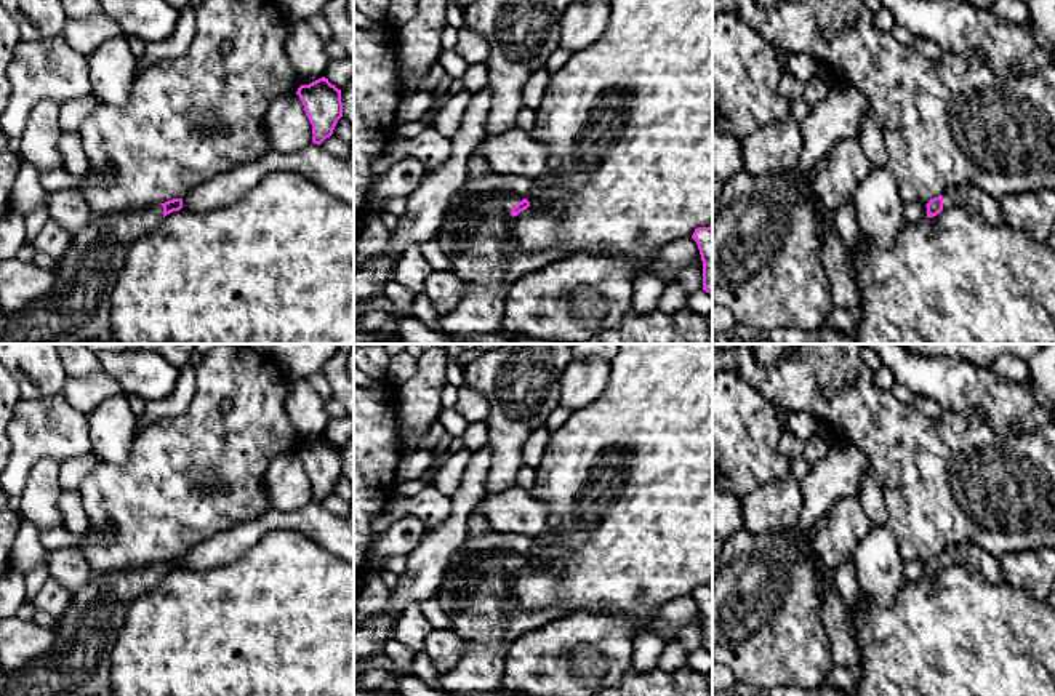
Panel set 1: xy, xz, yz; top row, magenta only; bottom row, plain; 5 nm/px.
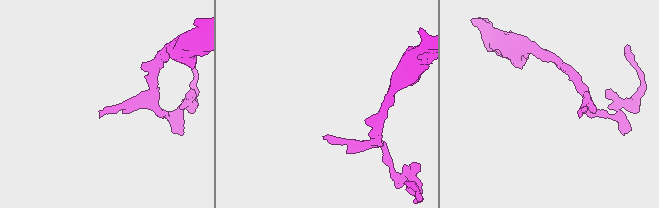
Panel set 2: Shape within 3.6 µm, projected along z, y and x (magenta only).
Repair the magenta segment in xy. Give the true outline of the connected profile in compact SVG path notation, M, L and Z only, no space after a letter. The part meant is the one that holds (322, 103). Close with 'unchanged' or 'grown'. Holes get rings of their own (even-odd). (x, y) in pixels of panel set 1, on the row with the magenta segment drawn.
M322 77L296 91L312 125L312 142L322 144L343 117L341 90Z; unchanged

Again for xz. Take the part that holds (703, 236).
M712 227L695 229L692 238L696 242L703 261L703 290L712 296Z; unchanged

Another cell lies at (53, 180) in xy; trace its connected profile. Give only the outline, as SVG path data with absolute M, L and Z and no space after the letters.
M101 168L94 173L85 173L80 176L74 176L64 170L50 170L50 171L38 171L40 184L45 187L48 194L58 189L77 189L86 184L90 178L110 178L110 168Z

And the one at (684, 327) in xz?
M628 309L618 328L596 333L573 344L712 344L704 318L688 310L637 315Z

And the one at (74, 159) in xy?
M78 131L61 133L58 149L62 158L62 170L80 176L88 171L88 157L82 146Z

